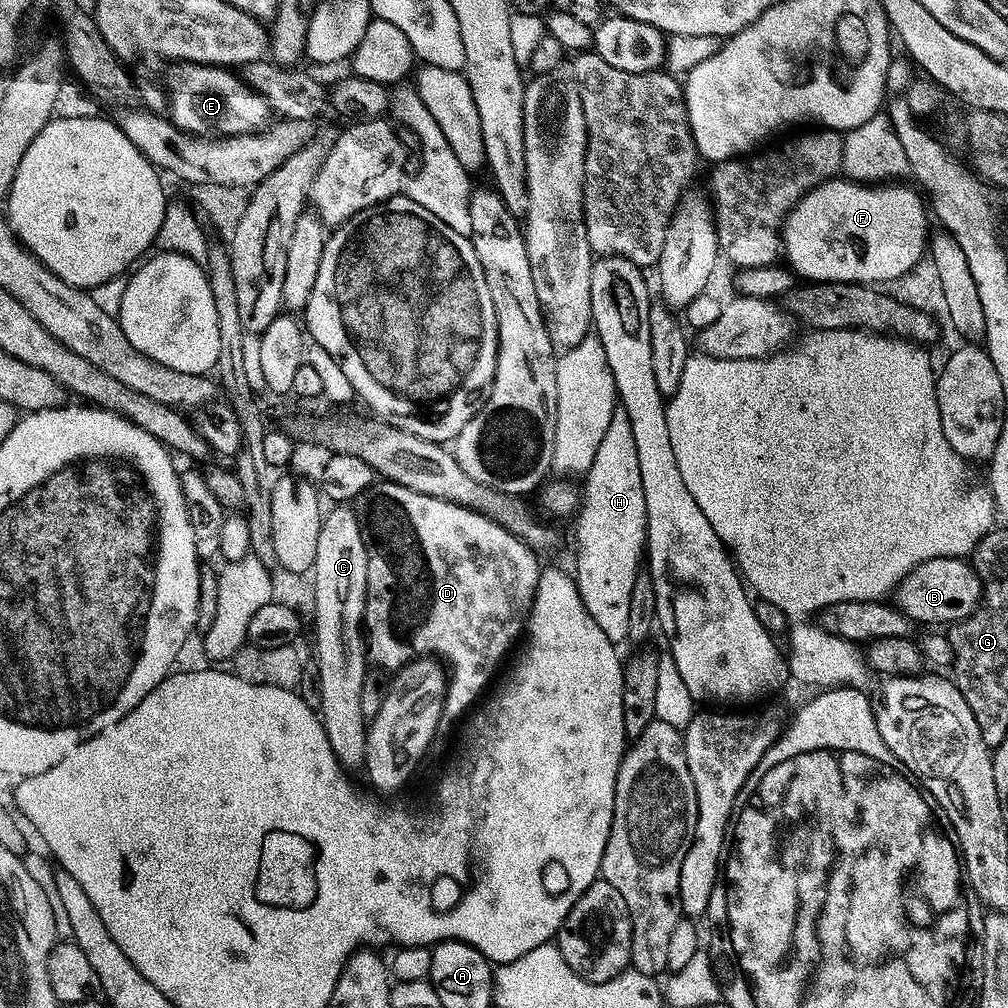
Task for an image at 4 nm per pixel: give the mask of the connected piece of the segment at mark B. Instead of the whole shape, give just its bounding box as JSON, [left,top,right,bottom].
[894,556,981,626]

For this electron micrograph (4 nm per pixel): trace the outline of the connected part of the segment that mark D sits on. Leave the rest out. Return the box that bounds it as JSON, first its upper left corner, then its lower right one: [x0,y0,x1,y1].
[354,482,542,717]

